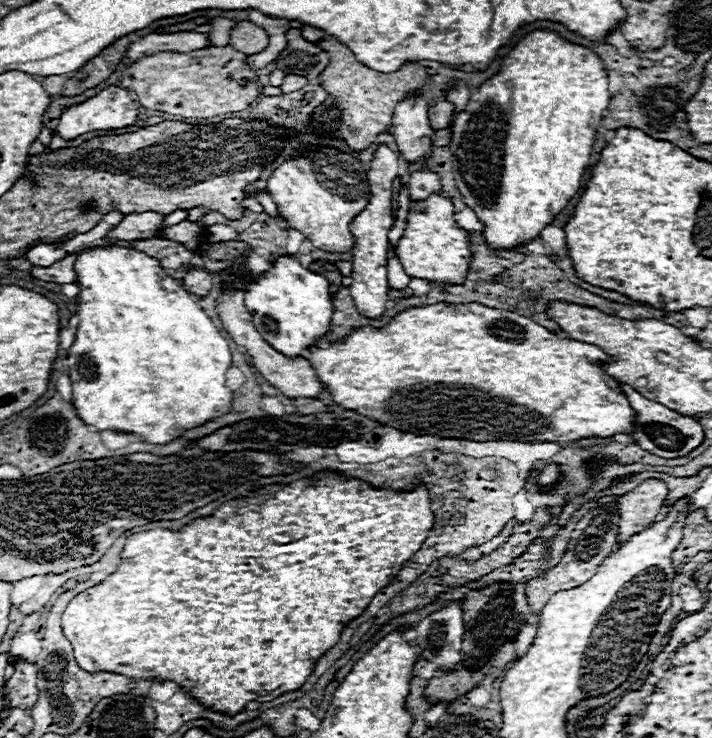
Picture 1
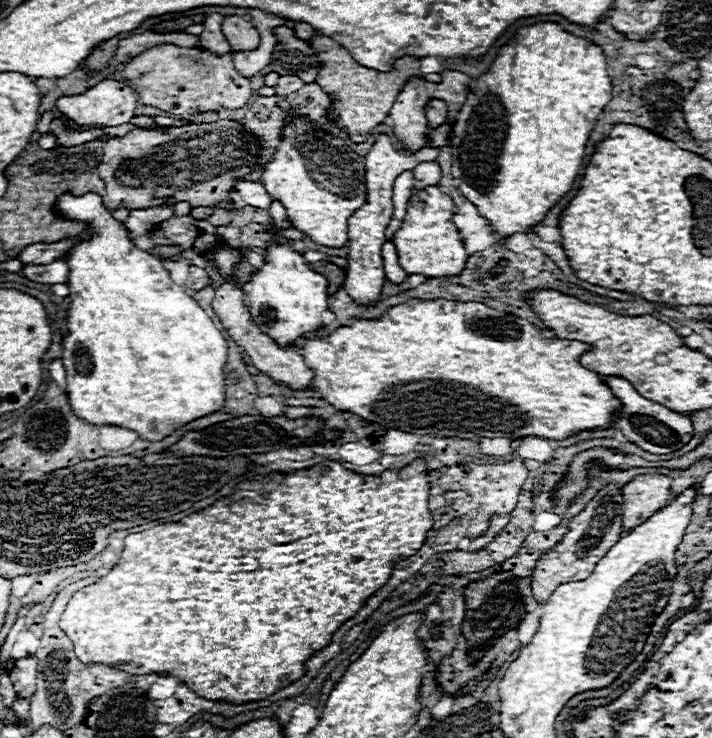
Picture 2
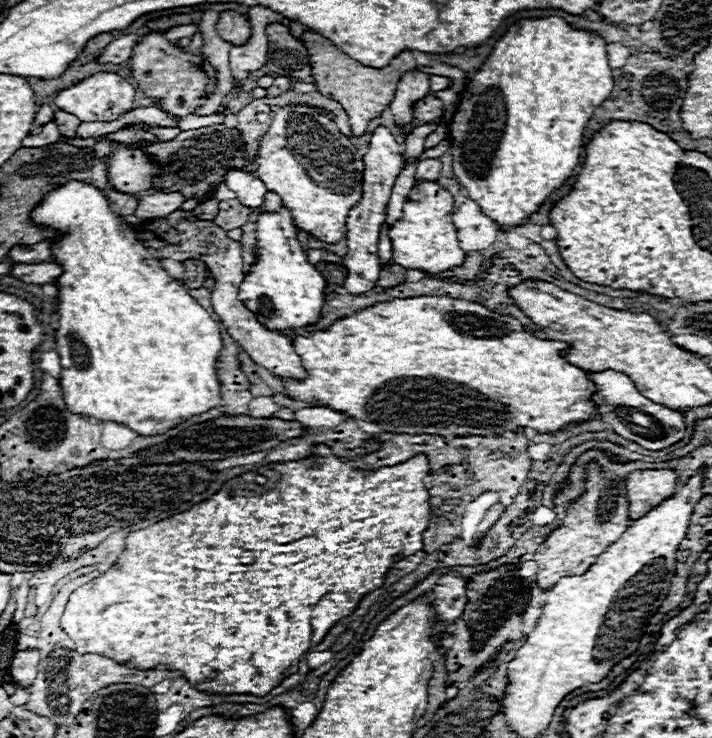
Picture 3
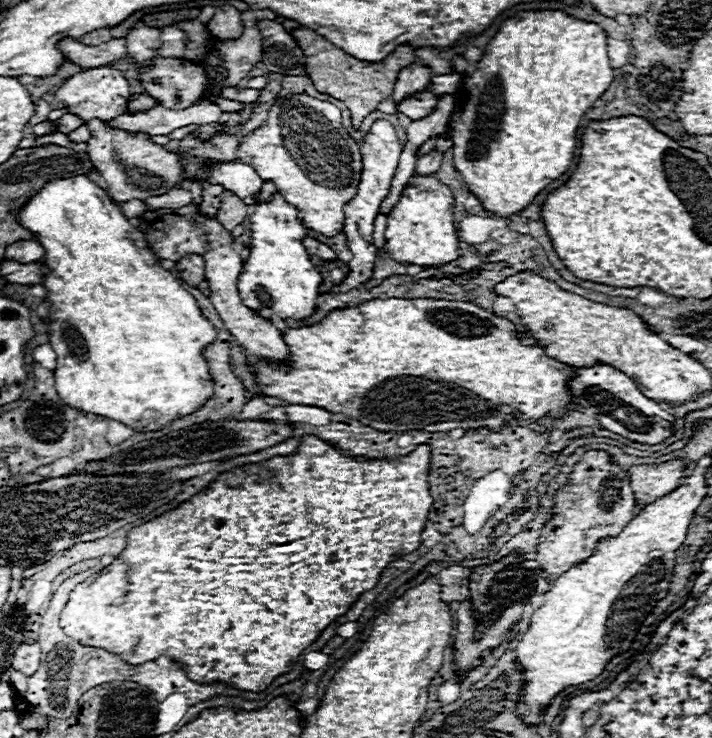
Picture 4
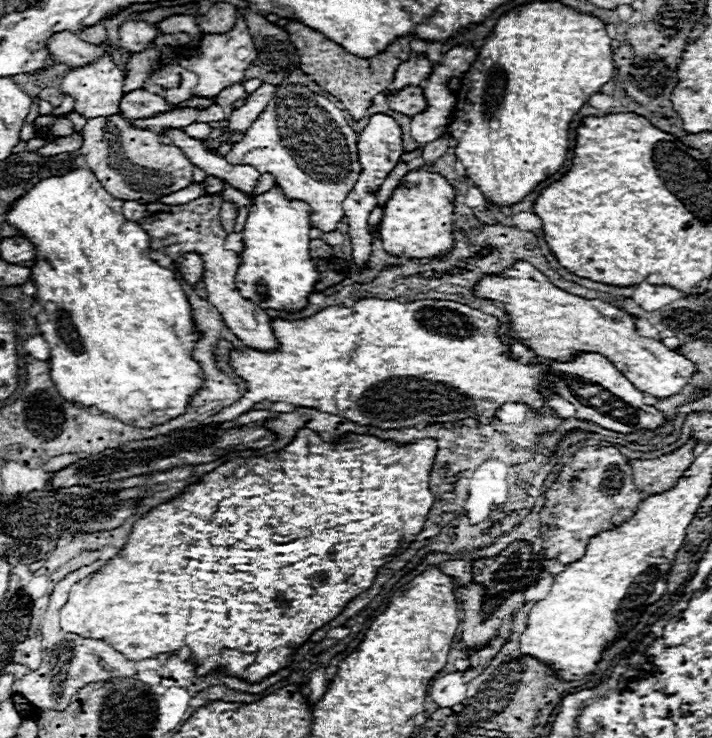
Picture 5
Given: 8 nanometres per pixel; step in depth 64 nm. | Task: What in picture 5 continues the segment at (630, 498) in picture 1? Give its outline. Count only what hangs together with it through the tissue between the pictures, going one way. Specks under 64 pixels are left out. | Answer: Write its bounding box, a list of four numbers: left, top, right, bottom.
[632,438,696,494]

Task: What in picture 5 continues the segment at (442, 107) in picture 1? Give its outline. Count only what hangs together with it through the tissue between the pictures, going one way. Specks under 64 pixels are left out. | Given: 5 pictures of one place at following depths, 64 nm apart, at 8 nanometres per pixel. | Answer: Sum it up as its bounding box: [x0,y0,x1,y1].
[386,86,426,116]

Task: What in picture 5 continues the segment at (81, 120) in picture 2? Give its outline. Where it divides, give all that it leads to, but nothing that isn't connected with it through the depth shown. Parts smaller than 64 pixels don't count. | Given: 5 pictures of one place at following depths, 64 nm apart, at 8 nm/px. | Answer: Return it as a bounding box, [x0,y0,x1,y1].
[62,52,124,118]

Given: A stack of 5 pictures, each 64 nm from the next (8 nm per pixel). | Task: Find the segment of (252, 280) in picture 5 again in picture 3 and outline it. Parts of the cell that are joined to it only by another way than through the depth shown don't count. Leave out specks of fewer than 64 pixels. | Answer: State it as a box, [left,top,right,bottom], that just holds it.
[240,204,324,330]

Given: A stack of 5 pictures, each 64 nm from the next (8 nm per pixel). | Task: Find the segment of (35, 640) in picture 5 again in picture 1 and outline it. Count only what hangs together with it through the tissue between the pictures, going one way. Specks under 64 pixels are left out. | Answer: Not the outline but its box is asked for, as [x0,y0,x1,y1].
[6,662,38,708]

